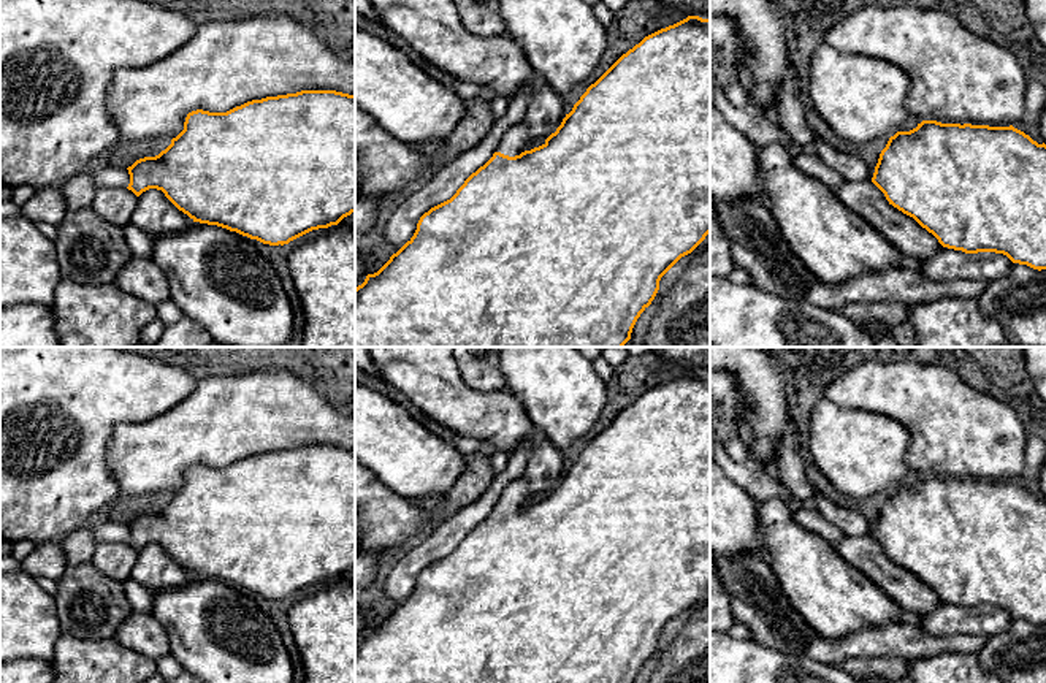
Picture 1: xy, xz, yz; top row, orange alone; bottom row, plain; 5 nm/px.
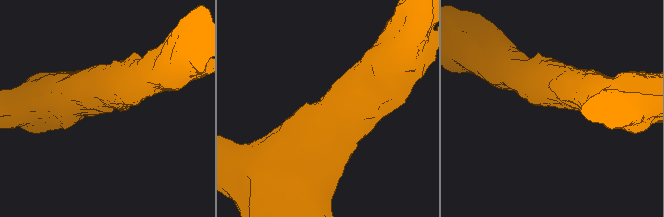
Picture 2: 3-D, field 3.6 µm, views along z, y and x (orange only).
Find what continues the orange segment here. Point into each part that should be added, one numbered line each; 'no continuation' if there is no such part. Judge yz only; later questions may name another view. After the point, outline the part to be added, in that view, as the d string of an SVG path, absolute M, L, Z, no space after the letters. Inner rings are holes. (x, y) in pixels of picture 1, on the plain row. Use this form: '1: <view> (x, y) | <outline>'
1: yz (850, 522) | M813 488L811 504L827 521L835 525L845 536L872 536L875 521L865 520L859 512L842 507Z

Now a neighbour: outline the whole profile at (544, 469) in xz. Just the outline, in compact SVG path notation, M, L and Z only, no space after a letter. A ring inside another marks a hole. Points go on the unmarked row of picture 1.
M540 437L521 475L528 482L528 494L536 496L555 488L564 472L564 452Z

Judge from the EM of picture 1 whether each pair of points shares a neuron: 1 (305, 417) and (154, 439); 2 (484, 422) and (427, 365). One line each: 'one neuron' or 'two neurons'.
1: one neuron
2: one neuron

